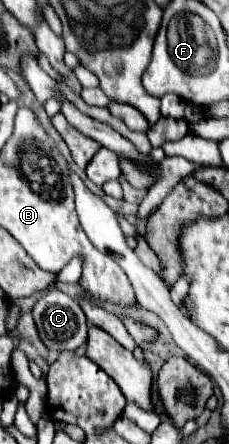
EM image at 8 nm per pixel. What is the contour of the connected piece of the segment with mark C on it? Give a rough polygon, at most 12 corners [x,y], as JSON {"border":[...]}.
{"border":[[59,289],[33,309],[43,343],[73,351],[87,341],[79,303]]}

